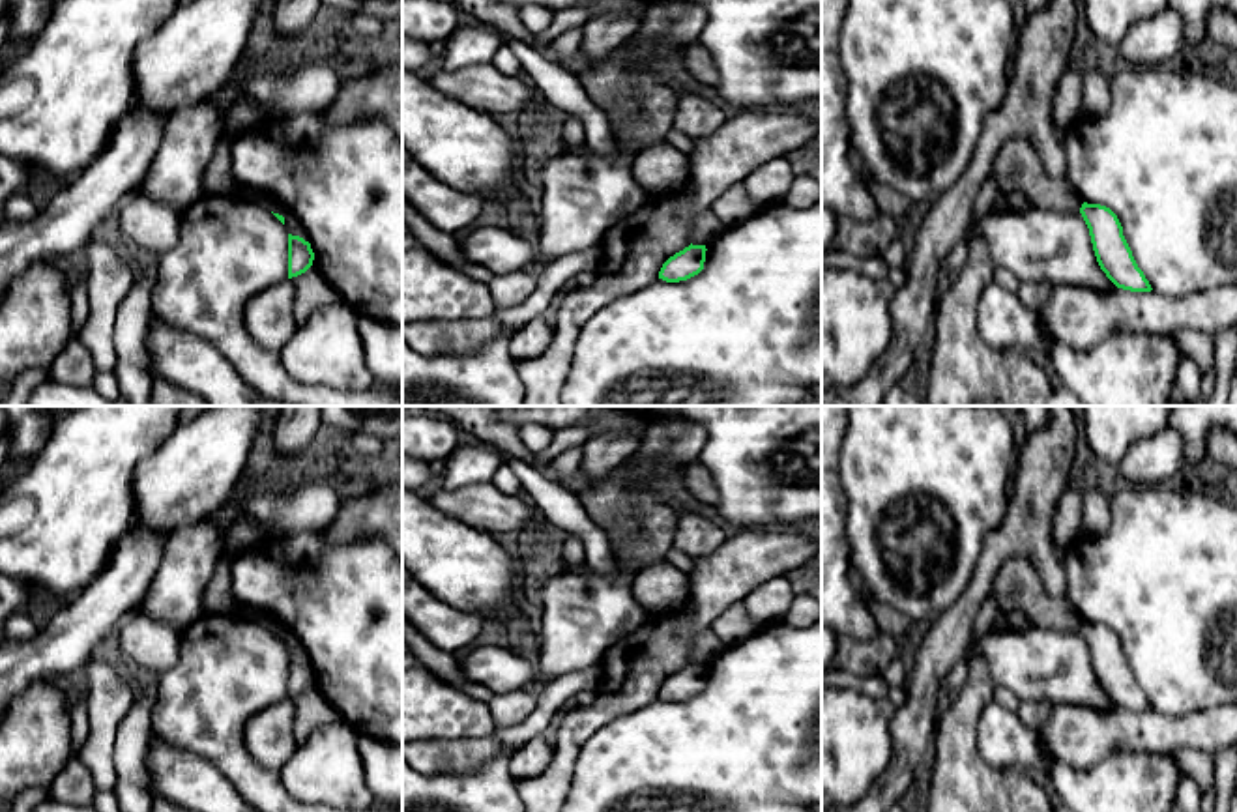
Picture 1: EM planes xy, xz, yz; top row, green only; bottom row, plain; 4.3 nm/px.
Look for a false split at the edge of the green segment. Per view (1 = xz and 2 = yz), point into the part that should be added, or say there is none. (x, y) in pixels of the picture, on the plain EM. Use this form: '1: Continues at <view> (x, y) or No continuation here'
1: No continuation here
2: No continuation here

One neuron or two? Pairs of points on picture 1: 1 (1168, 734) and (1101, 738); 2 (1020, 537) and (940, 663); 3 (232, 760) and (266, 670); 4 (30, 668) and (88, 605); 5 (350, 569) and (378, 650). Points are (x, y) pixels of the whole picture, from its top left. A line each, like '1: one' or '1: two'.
1: one
2: one
3: one
4: one
5: one

